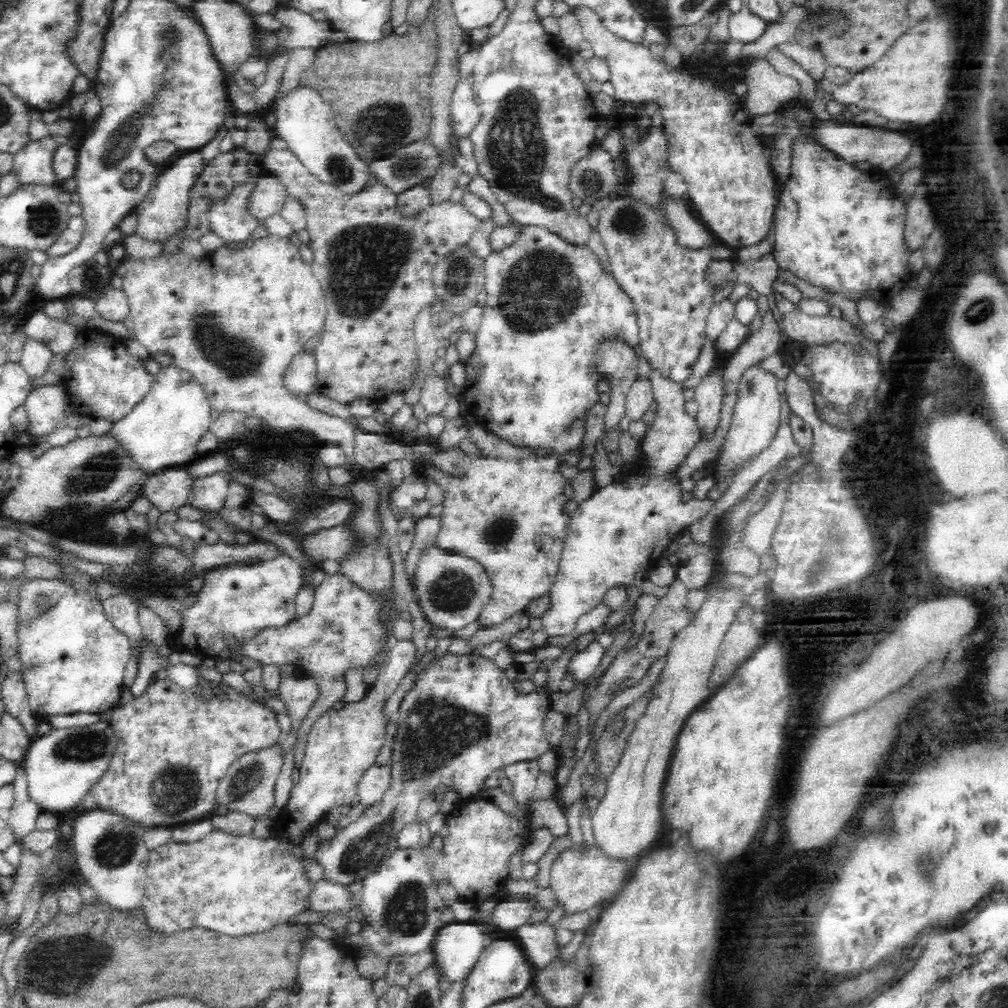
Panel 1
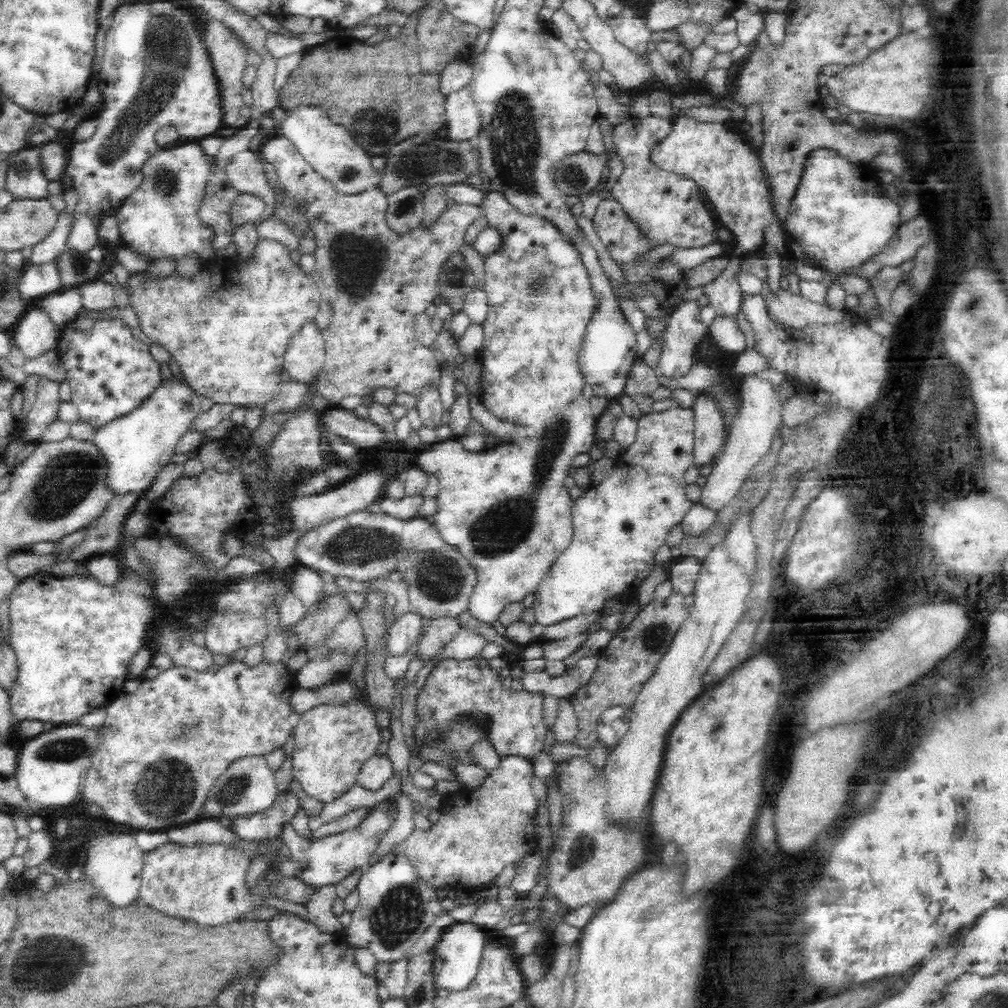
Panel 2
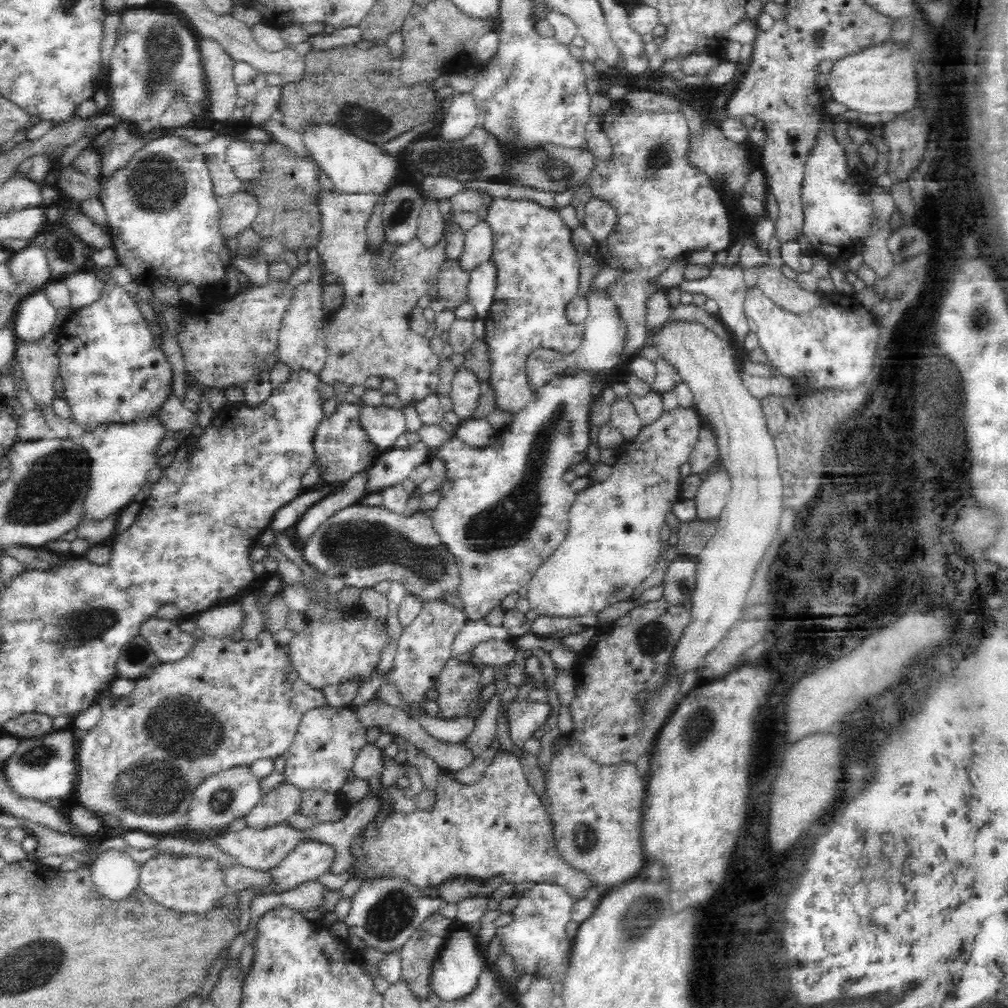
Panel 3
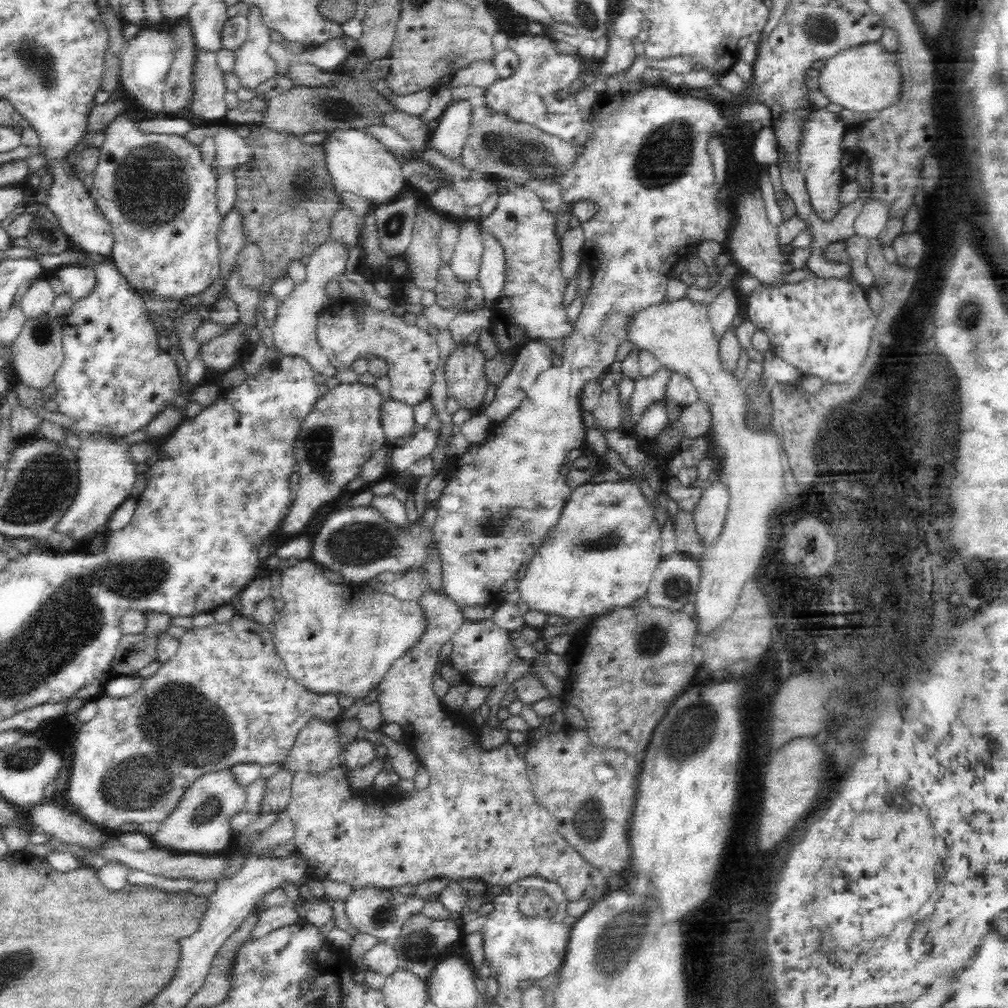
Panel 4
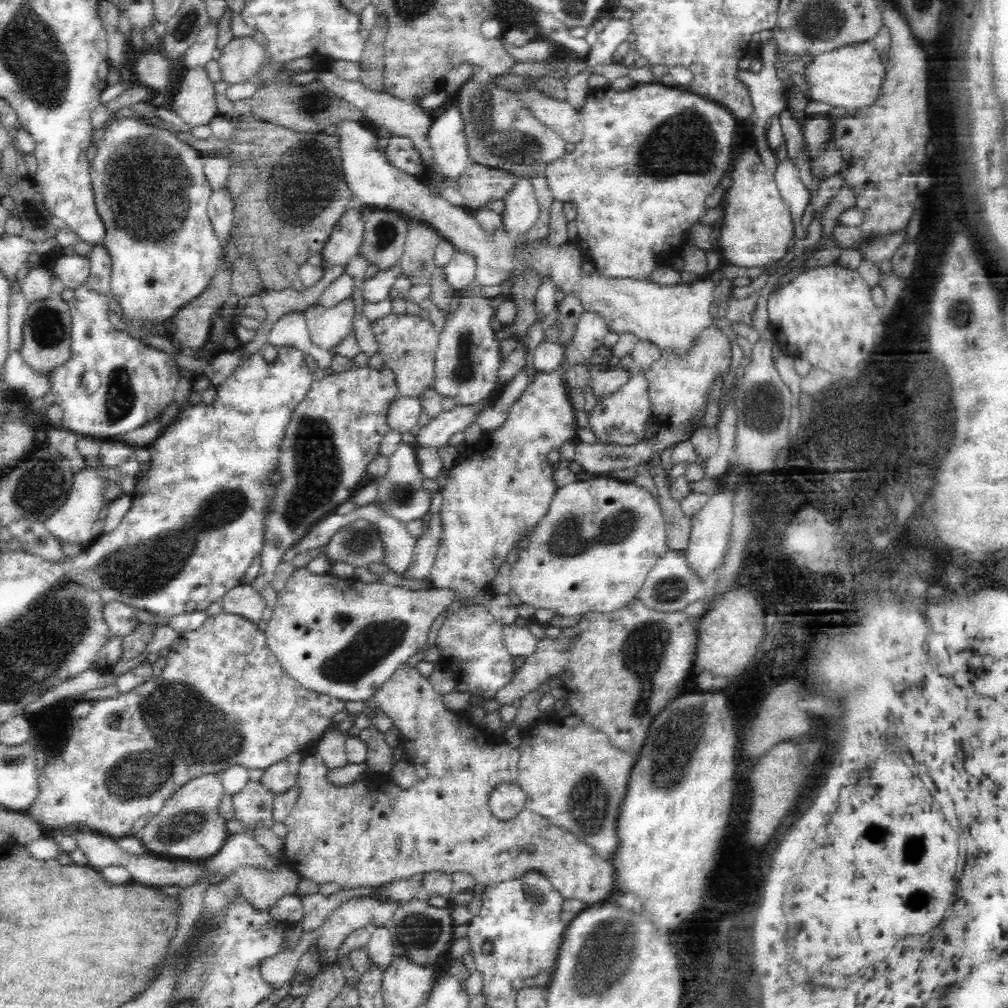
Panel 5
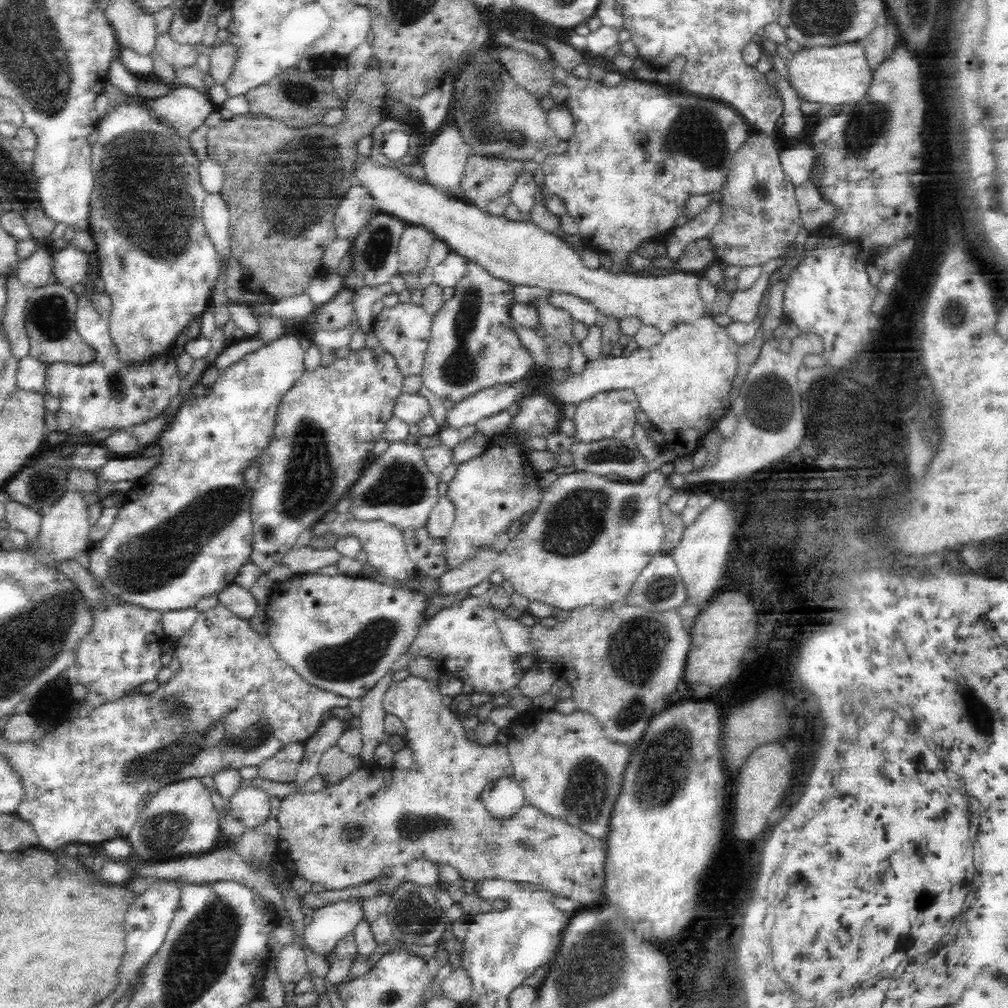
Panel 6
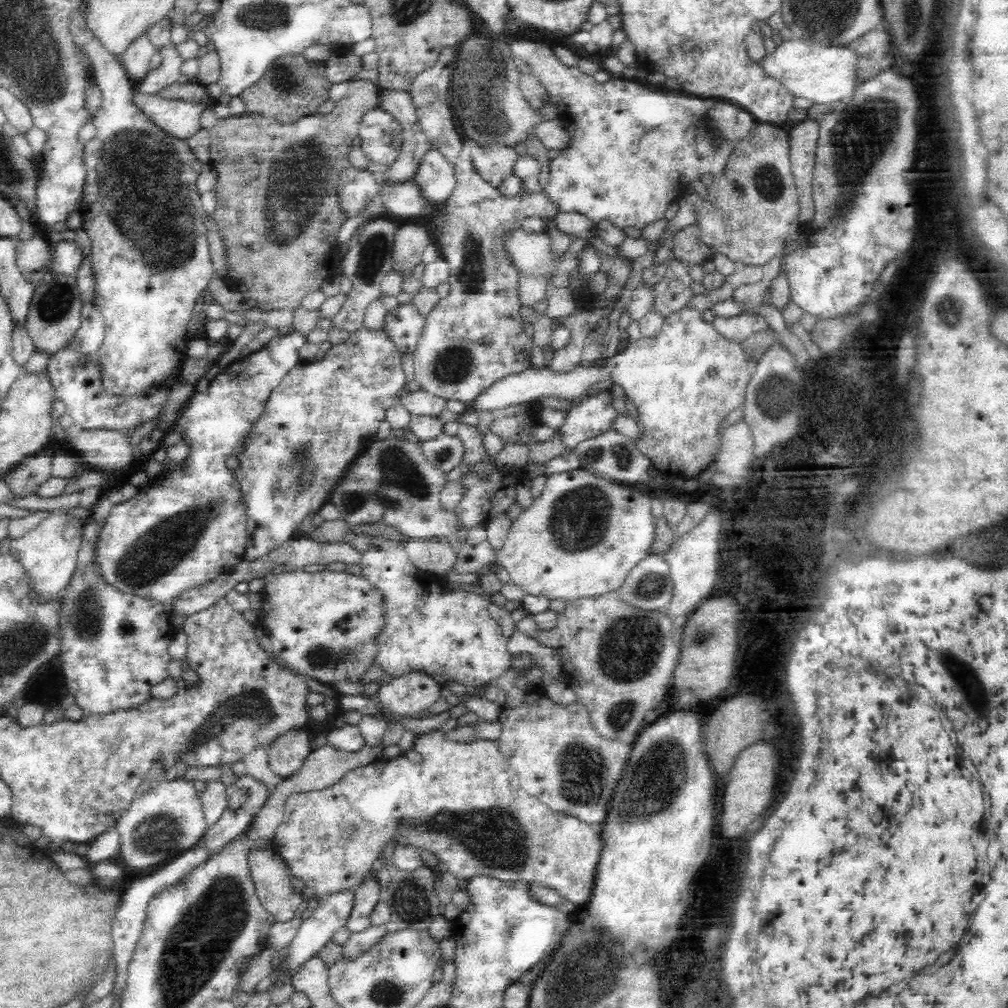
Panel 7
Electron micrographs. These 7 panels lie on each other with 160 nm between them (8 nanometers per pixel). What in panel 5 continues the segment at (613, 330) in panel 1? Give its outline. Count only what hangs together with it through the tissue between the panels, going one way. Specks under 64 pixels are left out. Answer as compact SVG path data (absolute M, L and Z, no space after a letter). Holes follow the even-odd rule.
M519 177L504 199L508 204L502 214L502 227L512 234L526 234L539 218L539 207L530 178Z

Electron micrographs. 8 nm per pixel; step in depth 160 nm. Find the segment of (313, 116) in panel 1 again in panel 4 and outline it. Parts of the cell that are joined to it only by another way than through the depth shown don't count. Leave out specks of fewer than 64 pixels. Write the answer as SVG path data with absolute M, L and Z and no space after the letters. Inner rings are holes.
M362 130L329 131L325 144L325 163L340 192L350 192L369 202L372 207L388 204L402 196L410 188L402 174L396 155L390 152L379 140Z

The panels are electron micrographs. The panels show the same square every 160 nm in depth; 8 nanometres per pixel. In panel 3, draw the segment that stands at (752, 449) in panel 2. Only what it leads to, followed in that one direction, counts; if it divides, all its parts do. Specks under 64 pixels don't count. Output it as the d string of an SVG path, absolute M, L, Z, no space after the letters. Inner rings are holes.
M726 469L711 473L701 482L694 498L696 515L704 521L718 520L722 509L726 506L731 490L730 479Z

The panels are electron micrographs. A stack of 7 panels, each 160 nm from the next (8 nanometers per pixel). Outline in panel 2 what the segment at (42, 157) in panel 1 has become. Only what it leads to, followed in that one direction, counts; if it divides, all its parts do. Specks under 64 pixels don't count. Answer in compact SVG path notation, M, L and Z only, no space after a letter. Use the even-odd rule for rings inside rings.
M28 146L10 155L5 189L15 200L47 198L48 183L40 167L40 146Z

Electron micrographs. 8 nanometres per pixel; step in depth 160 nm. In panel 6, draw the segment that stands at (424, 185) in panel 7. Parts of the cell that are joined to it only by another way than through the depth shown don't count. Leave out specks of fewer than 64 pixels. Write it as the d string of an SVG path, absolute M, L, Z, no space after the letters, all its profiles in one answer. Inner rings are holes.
M448 122L434 135L420 158L424 169L423 180L451 198L458 196L463 199L465 194L462 191L461 180L470 153L458 127L453 122Z

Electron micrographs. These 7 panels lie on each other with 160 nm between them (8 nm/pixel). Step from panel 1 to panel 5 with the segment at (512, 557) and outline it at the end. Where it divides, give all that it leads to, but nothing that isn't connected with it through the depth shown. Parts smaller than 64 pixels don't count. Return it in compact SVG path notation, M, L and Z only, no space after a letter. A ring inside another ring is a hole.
M638 82L626 90L617 92L609 87L591 88L590 93L586 96L586 104L578 109L580 120L583 124L582 140L575 144L575 148L571 152L567 152L546 164L545 177L549 190L555 200L560 203L572 203L577 211L575 217L578 226L578 236L576 238L577 245L583 250L583 255L595 266L595 272L604 276L612 276L614 278L635 278L636 280L650 281L650 274L656 267L660 266L660 255L670 254L674 250L681 251L685 243L688 242L688 234L690 228L699 223L699 219L705 214L706 197L714 191L714 186L724 178L728 166L730 166L730 142L732 142L732 134L736 128L736 118L725 107L702 98L698 94L688 90L676 90L676 88L668 88L662 82L643 83ZM584 311L578 319L576 334L570 344L563 348L563 360L567 364L582 364L594 362L598 353L593 353L603 345L605 337L611 332L606 321L592 311ZM564 365L551 373L536 371L534 380L510 406L503 425L494 431L482 431L480 440L464 448L455 465L448 470L446 484L441 490L444 499L439 512L442 525L440 542L427 580L433 587L453 588L462 599L485 591L512 549L542 520L558 488L552 479L555 470L550 464L564 442L576 441L578 428L568 391Z

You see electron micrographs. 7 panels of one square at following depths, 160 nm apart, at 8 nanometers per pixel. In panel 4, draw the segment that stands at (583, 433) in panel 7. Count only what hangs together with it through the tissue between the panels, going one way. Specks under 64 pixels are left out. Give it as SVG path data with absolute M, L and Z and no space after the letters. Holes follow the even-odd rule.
M660 365L659 369L652 376L639 376L635 381L634 392L630 396L630 402L626 406L626 412L622 410L620 426L616 430L624 433L624 438L634 436L636 423L639 422L649 404L664 401L666 384L670 380L670 369ZM630 423L630 426L627 424Z

